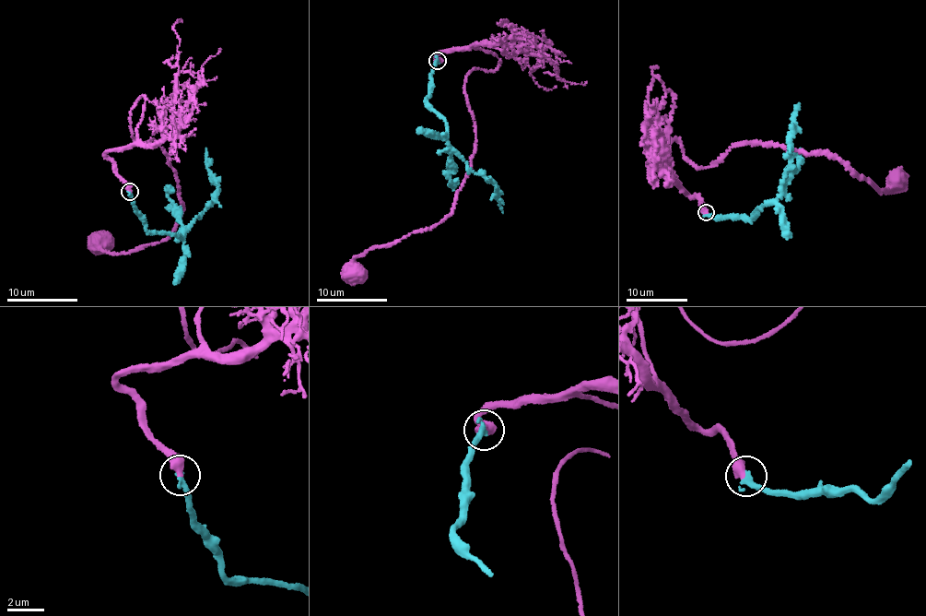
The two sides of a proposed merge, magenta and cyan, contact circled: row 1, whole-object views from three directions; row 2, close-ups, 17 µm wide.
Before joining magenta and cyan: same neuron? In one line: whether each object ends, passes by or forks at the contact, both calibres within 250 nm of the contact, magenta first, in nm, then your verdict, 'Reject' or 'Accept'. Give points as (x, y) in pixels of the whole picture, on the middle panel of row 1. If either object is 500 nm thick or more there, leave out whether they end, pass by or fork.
At the ring magenta ends. At the ring cyan ends. Thickness 480 nm (magenta) against 340 nm. Accept

